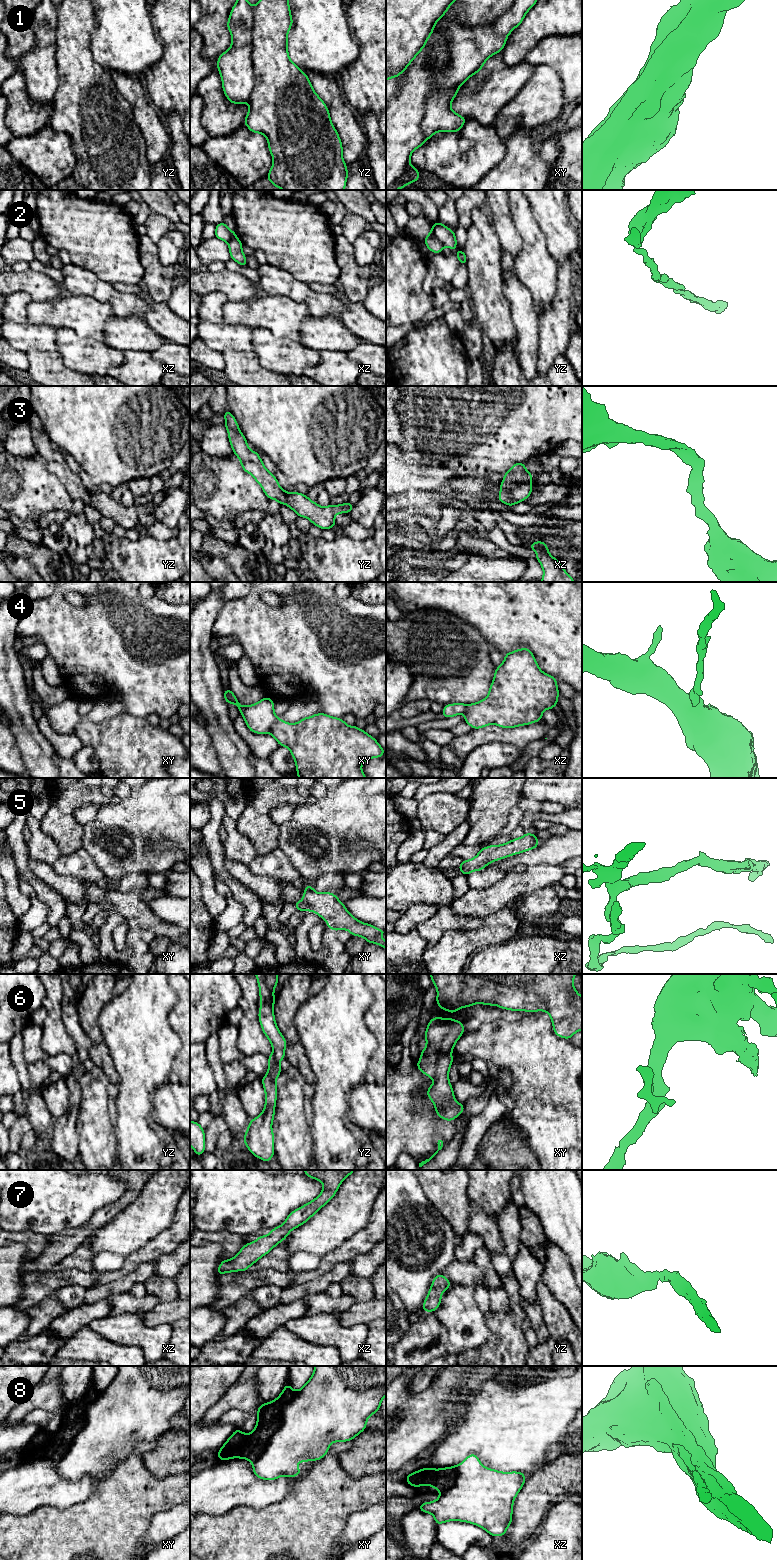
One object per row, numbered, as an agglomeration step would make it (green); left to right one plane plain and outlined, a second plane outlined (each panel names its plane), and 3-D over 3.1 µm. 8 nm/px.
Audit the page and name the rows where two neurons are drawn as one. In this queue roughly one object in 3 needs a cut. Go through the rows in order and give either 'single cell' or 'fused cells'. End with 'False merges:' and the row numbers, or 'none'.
1: fused cells
2: fused cells
3: single cell
4: fused cells
5: single cell
6: single cell
7: single cell
8: fused cells
False merges: 1, 2, 4, 8

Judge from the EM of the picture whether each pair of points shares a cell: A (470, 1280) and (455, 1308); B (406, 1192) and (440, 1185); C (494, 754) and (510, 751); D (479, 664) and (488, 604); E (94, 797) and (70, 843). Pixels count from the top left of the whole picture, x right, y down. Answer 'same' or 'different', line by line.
A: different
B: different
C: same
D: different
E: same

